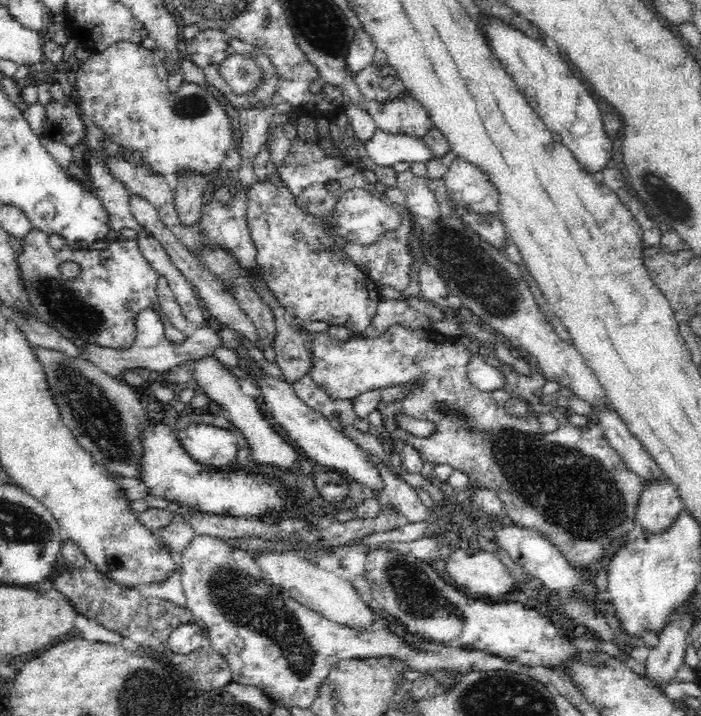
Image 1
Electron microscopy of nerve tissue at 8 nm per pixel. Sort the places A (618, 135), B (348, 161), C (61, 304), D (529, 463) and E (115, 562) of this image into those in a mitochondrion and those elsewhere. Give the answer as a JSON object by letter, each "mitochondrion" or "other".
{"A":"other","B":"other","C":"mitochondrion","D":"mitochondrion","E":"other"}

